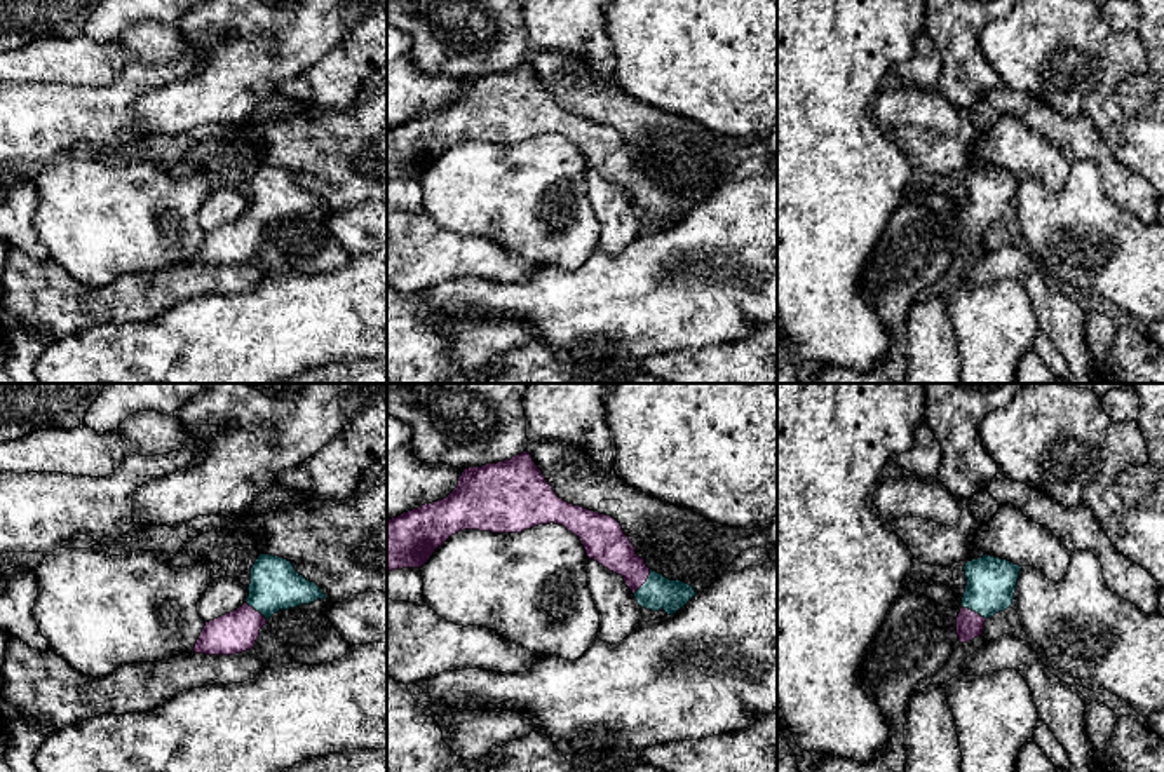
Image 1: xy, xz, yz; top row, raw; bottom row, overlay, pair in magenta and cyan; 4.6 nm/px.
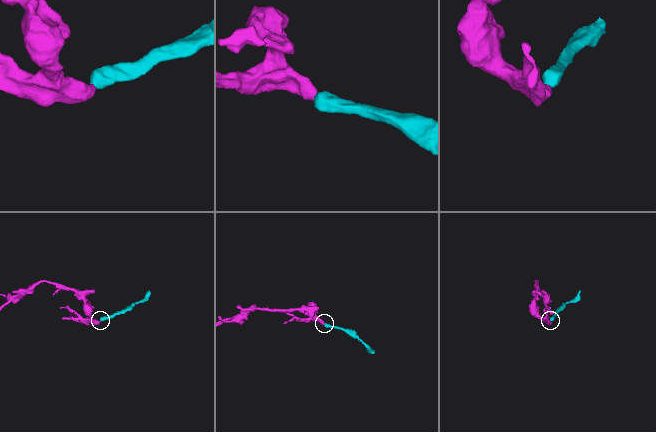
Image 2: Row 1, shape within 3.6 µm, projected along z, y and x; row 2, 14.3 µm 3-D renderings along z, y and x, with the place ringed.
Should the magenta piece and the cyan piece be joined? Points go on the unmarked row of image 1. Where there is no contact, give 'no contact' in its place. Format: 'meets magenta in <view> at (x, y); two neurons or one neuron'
meets magenta in xz at (643, 192); one neuron

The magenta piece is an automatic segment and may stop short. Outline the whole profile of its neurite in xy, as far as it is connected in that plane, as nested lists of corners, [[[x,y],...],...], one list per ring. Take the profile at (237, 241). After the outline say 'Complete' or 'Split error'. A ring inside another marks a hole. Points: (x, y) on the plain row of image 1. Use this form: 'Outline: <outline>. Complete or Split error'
Outline: [[[260,164],[251,178],[247,211],[237,220],[206,232],[192,261],[235,265],[254,258],[260,239],[279,220],[326,209],[322,199],[300,185],[293,173]]]. Split error

